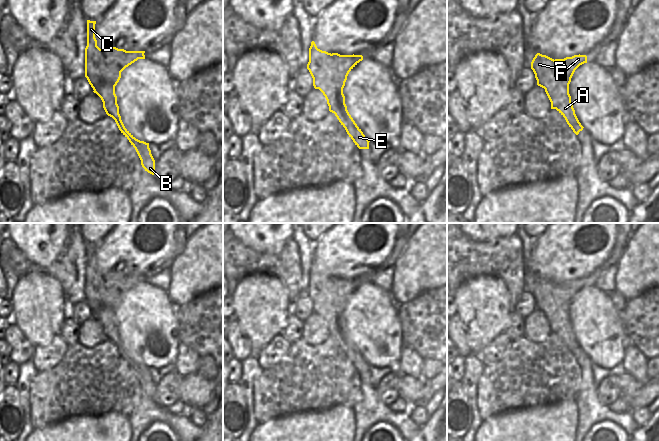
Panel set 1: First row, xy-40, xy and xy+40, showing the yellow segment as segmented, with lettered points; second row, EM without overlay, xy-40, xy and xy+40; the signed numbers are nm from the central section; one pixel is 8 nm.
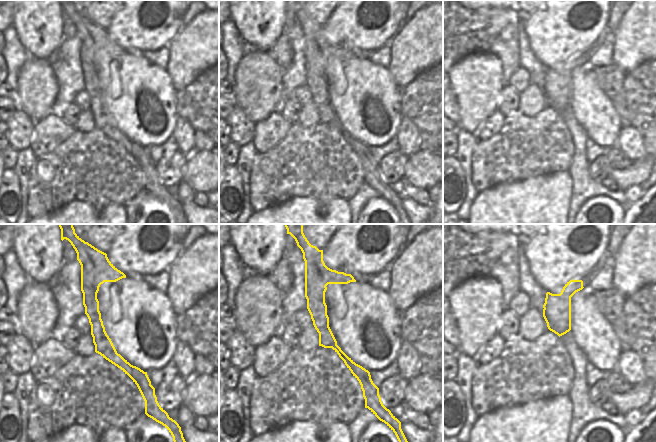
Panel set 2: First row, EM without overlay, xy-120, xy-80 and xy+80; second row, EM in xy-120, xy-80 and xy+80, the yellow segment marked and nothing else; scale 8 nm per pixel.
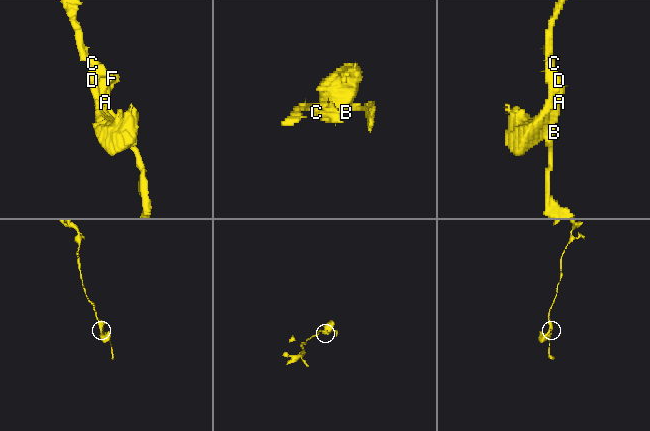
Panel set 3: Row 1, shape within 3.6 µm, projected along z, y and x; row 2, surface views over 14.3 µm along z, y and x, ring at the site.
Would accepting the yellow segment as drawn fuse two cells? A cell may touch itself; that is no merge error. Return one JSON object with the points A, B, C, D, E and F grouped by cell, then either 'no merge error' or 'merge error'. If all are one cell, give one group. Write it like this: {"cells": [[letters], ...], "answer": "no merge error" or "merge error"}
{"cells": [["A", "B", "E", "F"], ["C", "D"]], "answer": "merge error"}

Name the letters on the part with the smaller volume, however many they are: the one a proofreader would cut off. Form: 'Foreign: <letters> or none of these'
Foreign: A, B, E, F

